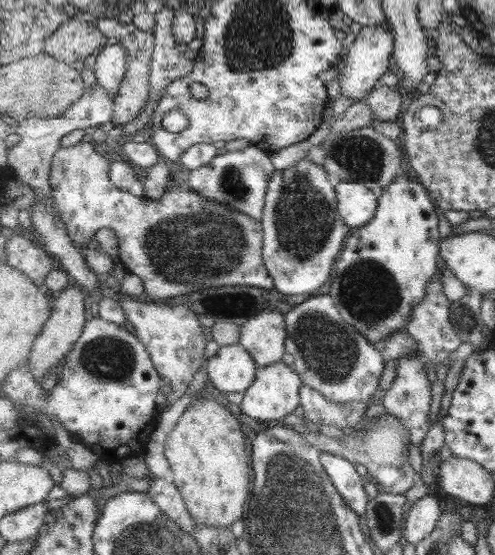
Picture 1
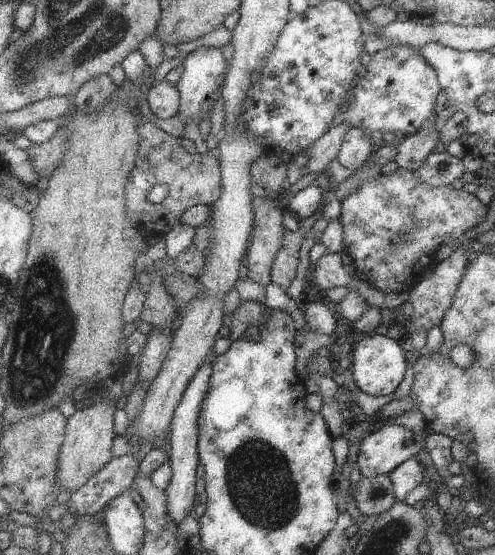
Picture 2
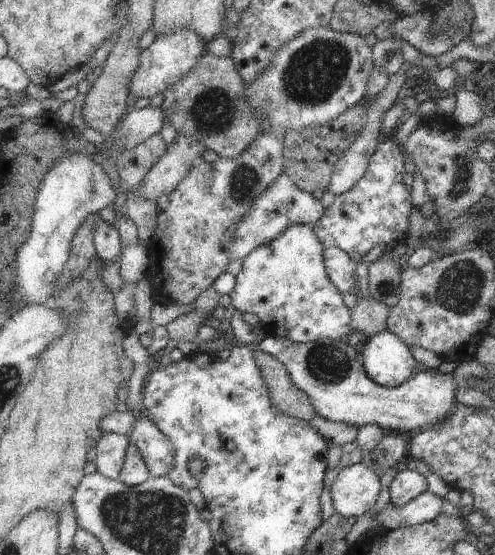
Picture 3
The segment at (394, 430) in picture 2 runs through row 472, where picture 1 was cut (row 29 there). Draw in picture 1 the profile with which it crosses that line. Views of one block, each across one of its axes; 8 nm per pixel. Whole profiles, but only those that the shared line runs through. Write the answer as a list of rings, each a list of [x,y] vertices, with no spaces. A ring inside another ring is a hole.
[[[390,22],[383,27],[367,26],[360,30],[353,44],[344,52],[344,59],[338,70],[340,94],[352,98],[352,102],[361,102],[381,84],[381,76],[387,70],[393,70],[393,53],[395,48],[395,33],[391,31]]]

